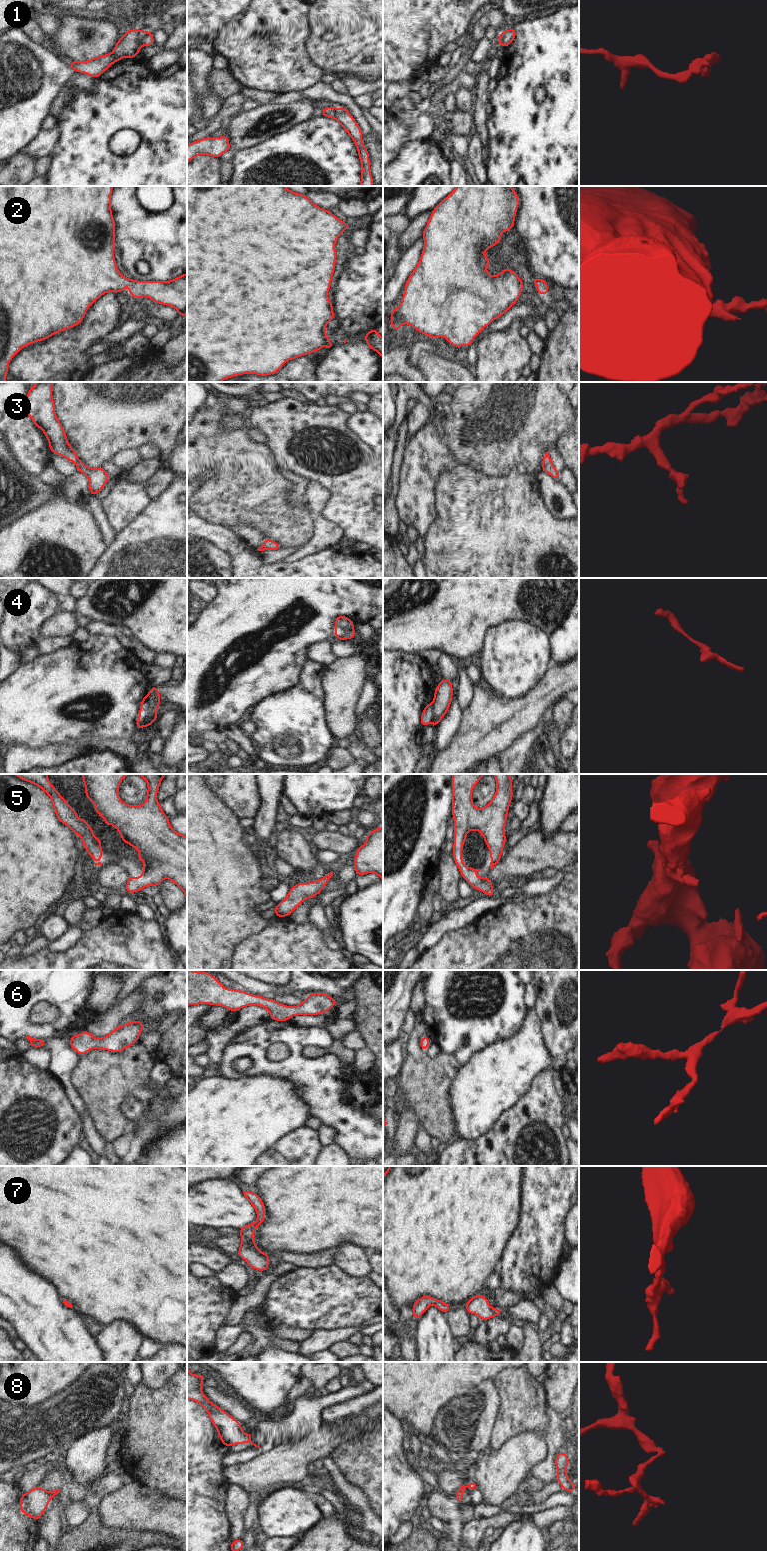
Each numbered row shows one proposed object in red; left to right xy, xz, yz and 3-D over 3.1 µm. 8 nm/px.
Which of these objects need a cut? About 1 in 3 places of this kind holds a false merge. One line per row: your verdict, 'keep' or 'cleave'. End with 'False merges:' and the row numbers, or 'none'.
1: cleave
2: keep
3: keep
4: cleave
5: keep
6: keep
7: keep
8: cleave
False merges: 1, 4, 8

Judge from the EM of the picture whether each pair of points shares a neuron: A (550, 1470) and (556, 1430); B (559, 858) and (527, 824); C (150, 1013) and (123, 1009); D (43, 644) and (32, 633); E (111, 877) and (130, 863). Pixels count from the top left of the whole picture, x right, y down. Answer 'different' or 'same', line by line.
A: same
B: different
C: different
D: different
E: different

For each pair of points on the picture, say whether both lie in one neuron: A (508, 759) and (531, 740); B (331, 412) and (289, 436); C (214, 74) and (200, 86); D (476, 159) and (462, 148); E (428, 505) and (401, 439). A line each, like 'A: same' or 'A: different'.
A: same
B: same
C: different
D: different
E: different

